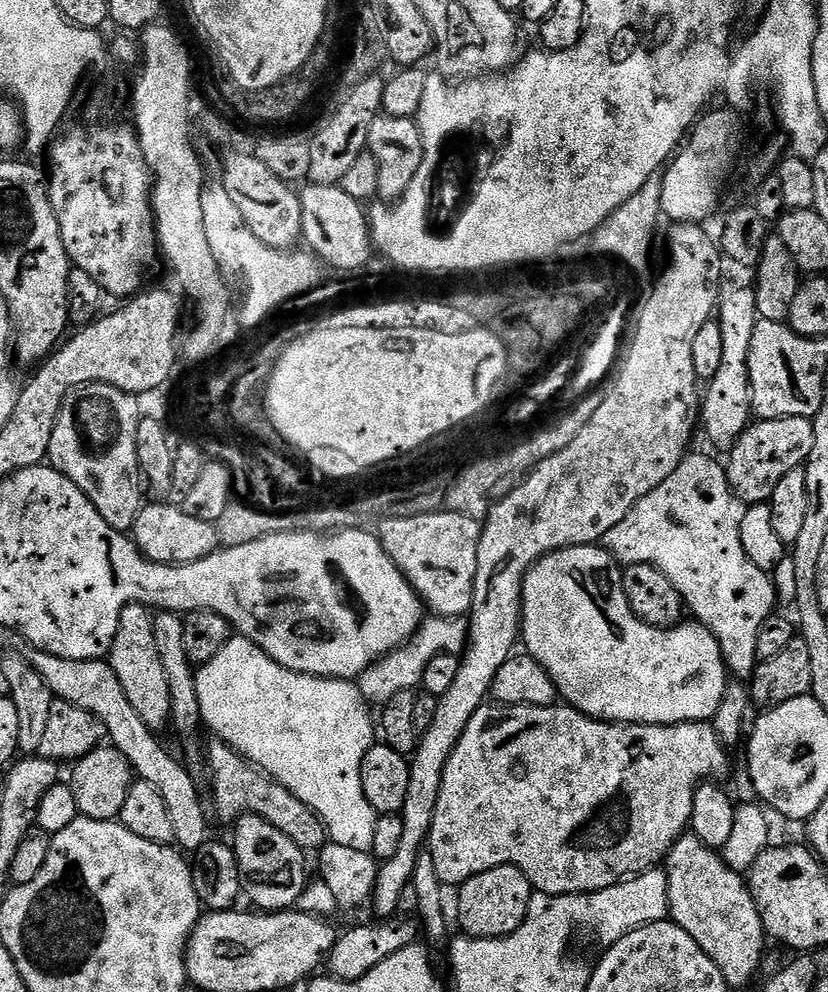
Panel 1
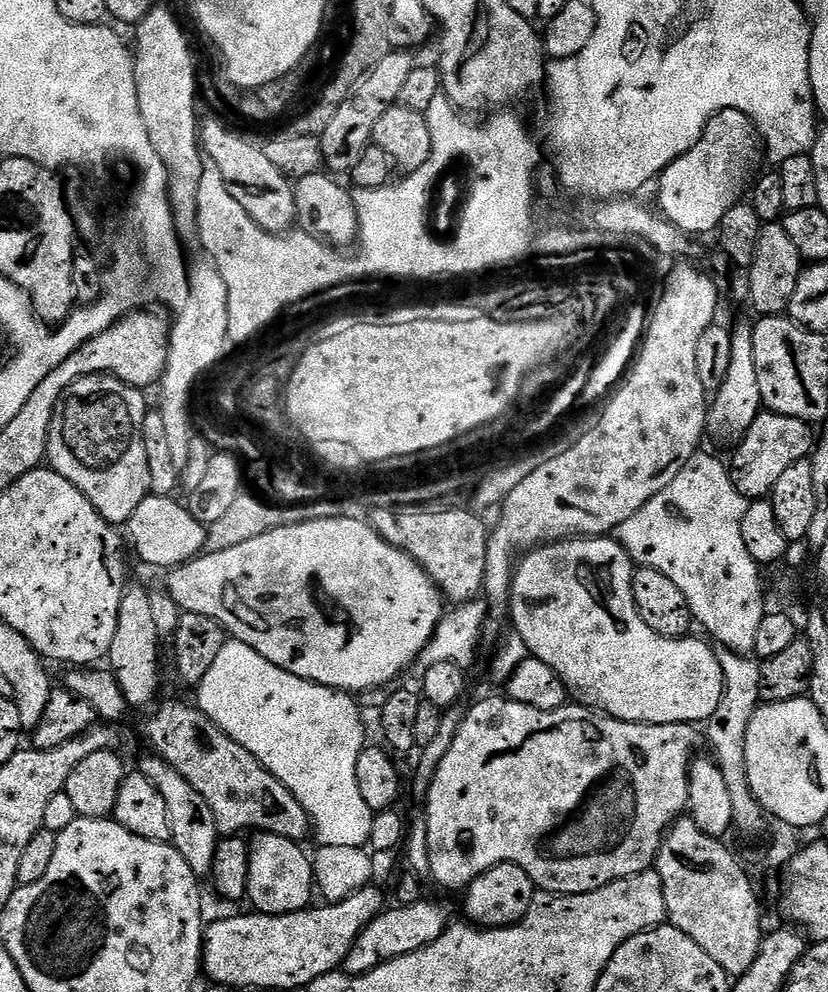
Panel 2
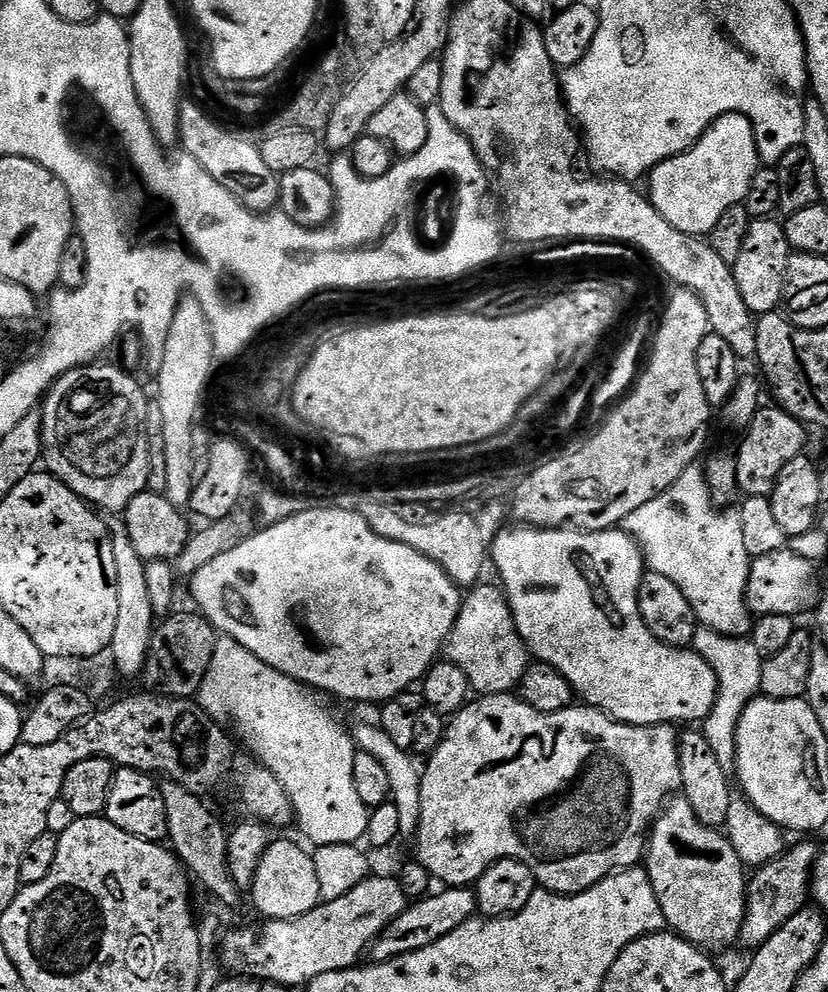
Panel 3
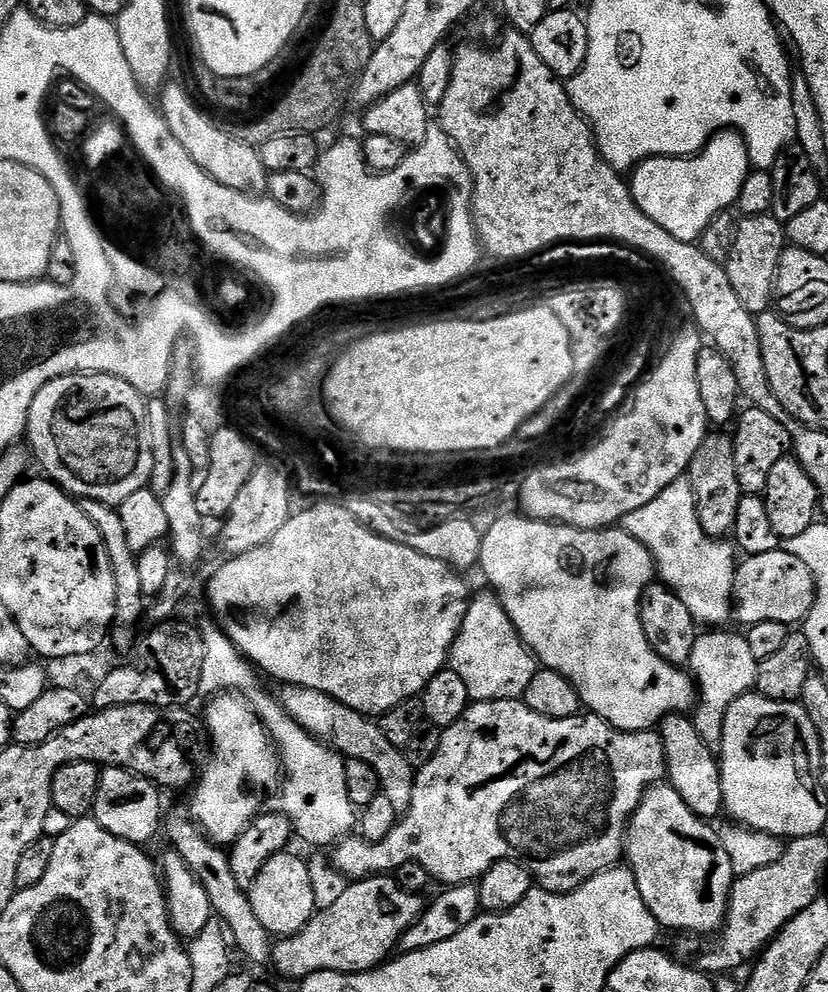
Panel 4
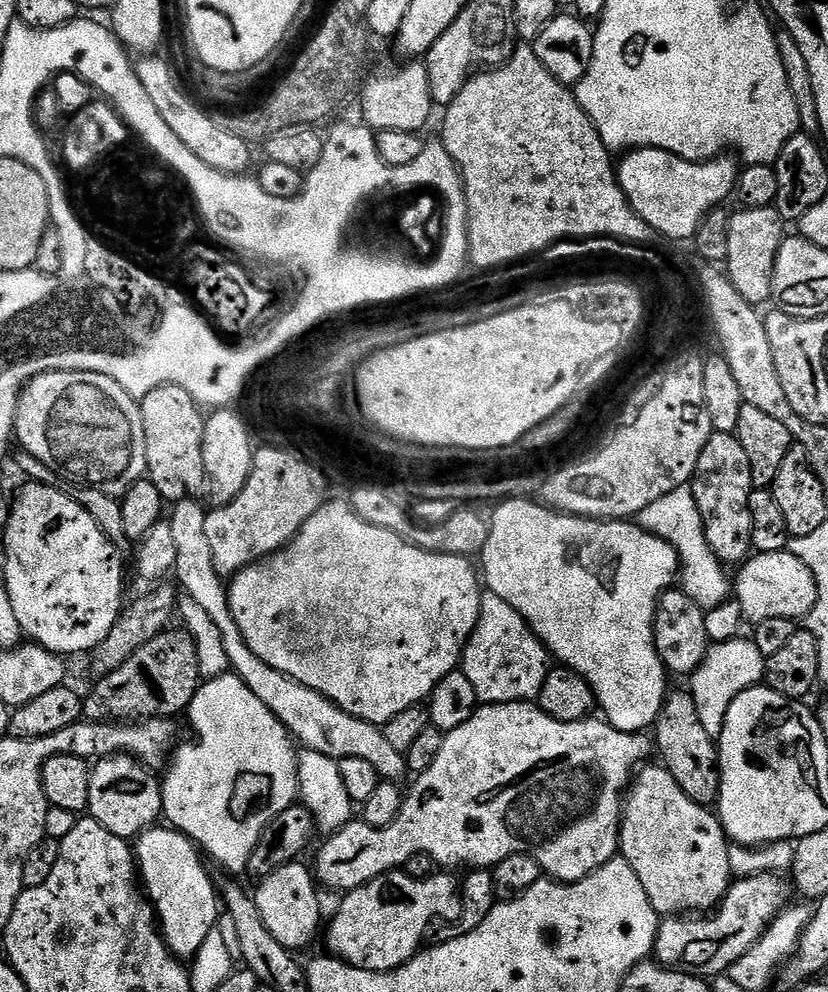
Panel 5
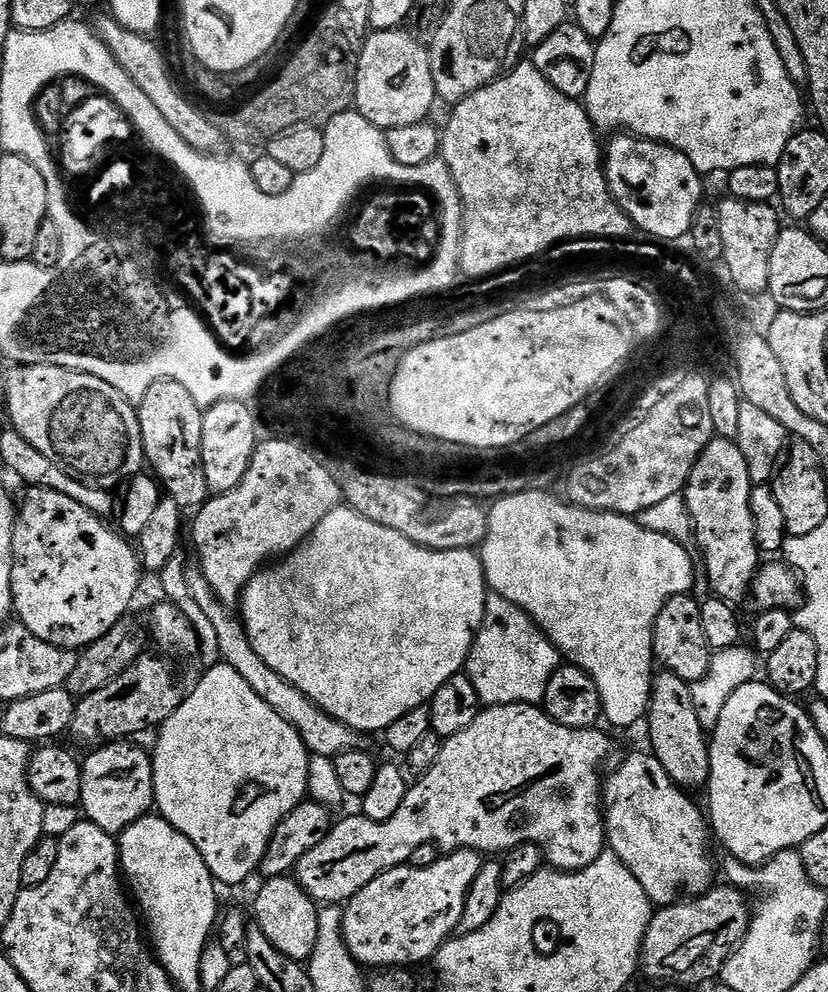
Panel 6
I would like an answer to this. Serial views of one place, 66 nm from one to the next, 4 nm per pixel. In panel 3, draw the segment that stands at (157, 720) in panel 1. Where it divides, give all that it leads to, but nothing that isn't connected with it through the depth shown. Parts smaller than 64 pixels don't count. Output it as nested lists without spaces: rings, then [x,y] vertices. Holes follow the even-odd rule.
[[[109,519],[107,525],[114,546],[114,570],[118,574],[118,619],[114,621],[114,638],[110,647],[114,652],[117,673],[121,677],[139,677],[144,671],[152,634],[158,624],[158,617],[150,606],[150,594],[146,591],[148,564],[138,558],[138,550],[134,550],[134,542],[130,542],[130,530],[123,519]]]

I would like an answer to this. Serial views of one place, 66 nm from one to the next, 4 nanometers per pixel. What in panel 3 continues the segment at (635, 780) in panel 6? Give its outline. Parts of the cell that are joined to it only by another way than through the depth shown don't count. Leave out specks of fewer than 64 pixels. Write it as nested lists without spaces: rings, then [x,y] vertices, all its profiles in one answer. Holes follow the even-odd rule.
[[[676,798],[671,801],[656,817],[648,837],[648,847],[646,849],[646,871],[648,880],[654,886],[654,894],[658,898],[658,906],[664,915],[664,923],[676,935],[687,938],[692,944],[699,946],[704,950],[713,950],[712,948],[728,948],[734,945],[740,939],[740,931],[744,925],[744,910],[746,907],[746,866],[740,861],[738,856],[734,854],[734,848],[730,846],[727,836],[723,831],[715,828],[707,828],[700,819],[694,814],[694,810],[688,801],[683,798]]]

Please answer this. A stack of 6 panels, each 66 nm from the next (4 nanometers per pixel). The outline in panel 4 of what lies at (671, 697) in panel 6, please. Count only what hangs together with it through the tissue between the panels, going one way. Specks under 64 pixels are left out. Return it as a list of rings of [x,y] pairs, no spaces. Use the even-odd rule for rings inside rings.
[[[673,714],[660,721],[658,725],[660,737],[664,739],[664,753],[667,756],[667,779],[673,788],[682,794],[682,802],[694,810],[694,814],[703,820],[715,821],[719,812],[725,811],[723,780],[720,777],[720,762],[713,745],[707,744],[698,734],[696,721],[688,714]]]

